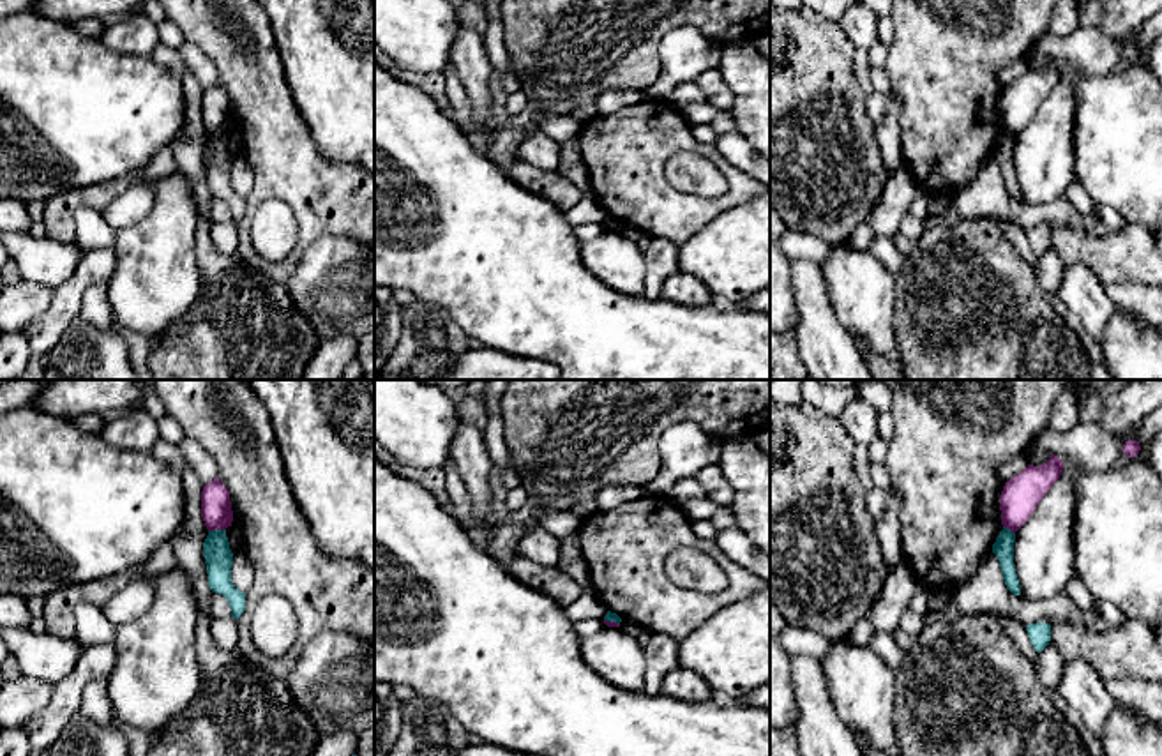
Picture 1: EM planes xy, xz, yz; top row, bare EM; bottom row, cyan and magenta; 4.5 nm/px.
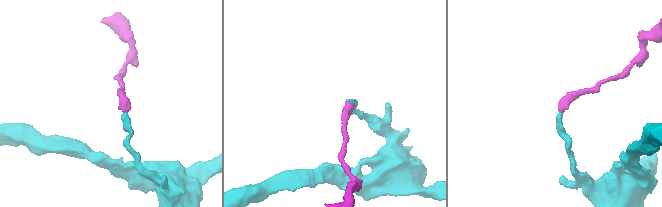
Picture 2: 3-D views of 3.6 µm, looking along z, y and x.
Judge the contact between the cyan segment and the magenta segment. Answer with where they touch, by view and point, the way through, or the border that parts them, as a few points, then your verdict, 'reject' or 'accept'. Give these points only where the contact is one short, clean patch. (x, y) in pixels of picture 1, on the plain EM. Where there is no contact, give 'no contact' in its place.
xy (216, 135) | along xy (225, 133), (209, 136) | reject

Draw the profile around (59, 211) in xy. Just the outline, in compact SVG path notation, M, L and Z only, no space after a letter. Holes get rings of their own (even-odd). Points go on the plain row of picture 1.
M120 177L48 198L42 215L48 237L65 244L74 242L74 214L79 208L106 210L129 185L129 177Z

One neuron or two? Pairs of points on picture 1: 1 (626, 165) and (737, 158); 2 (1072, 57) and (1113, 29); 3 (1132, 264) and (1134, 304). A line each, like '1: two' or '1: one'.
1: two
2: two
3: two

